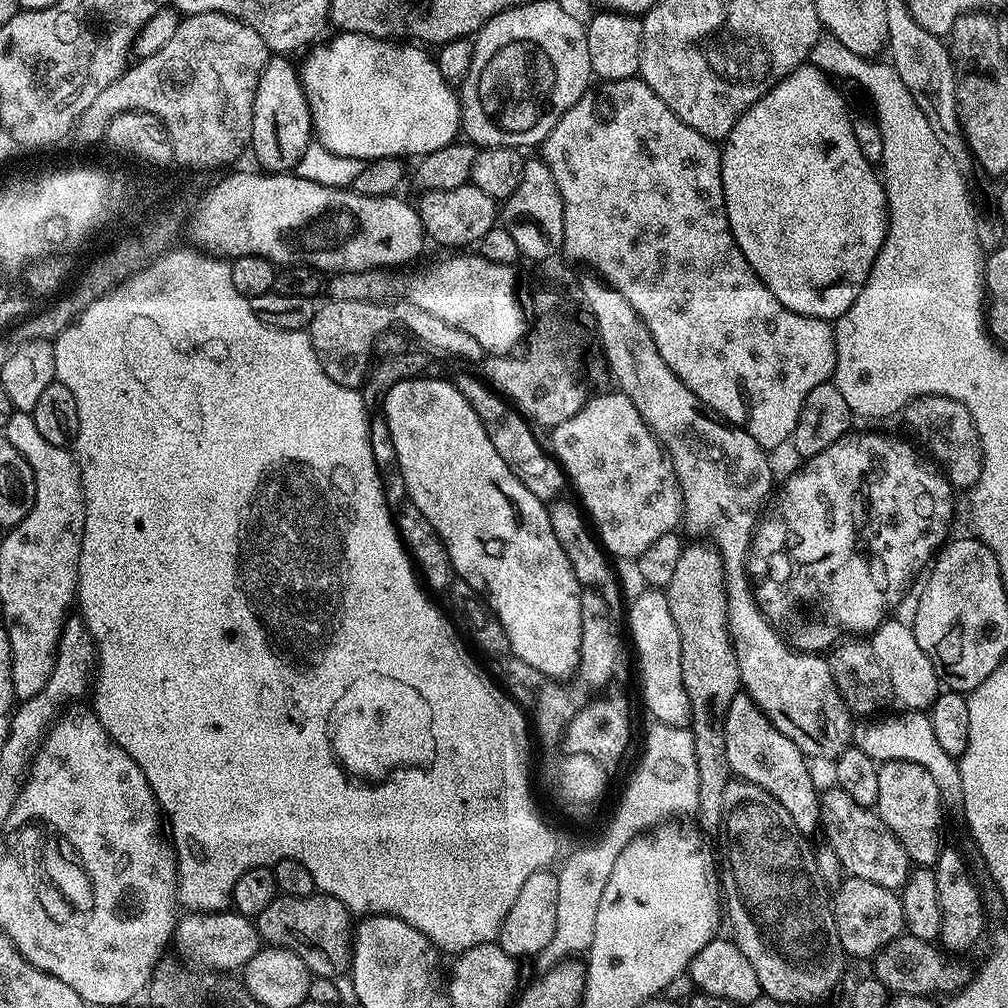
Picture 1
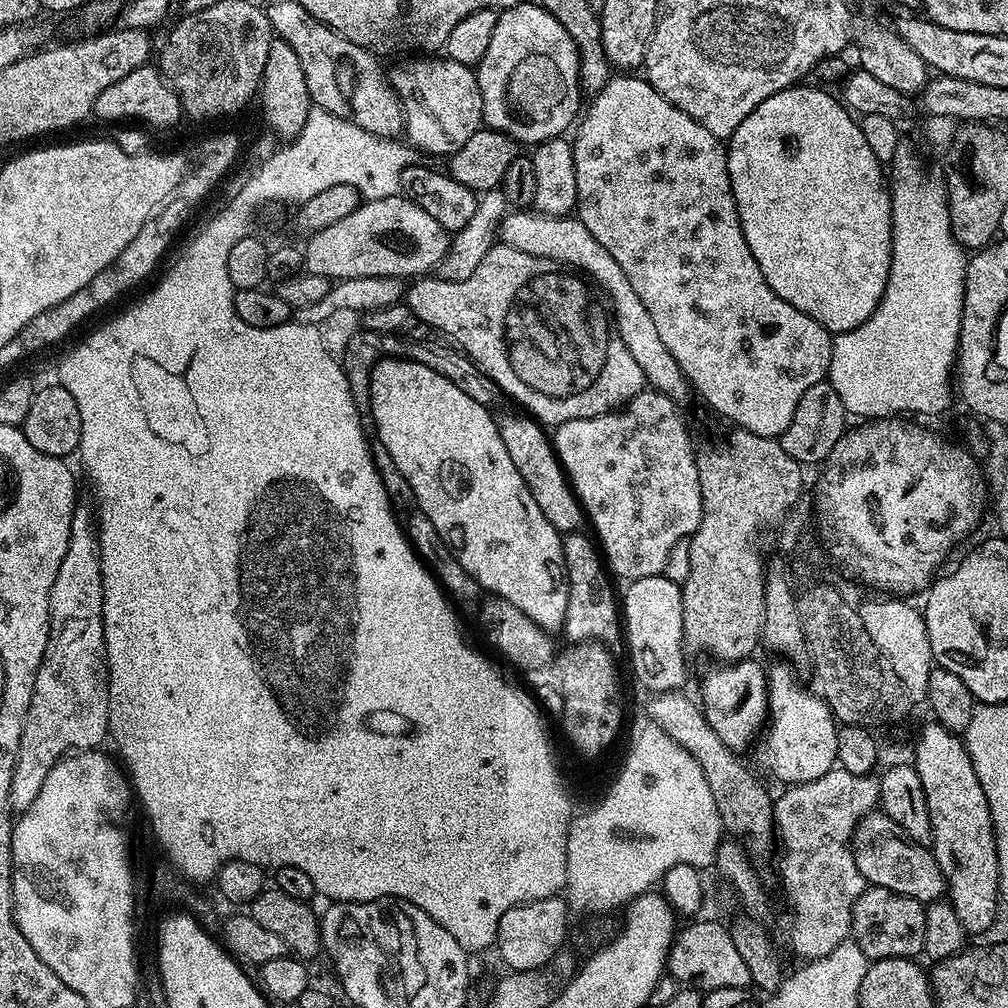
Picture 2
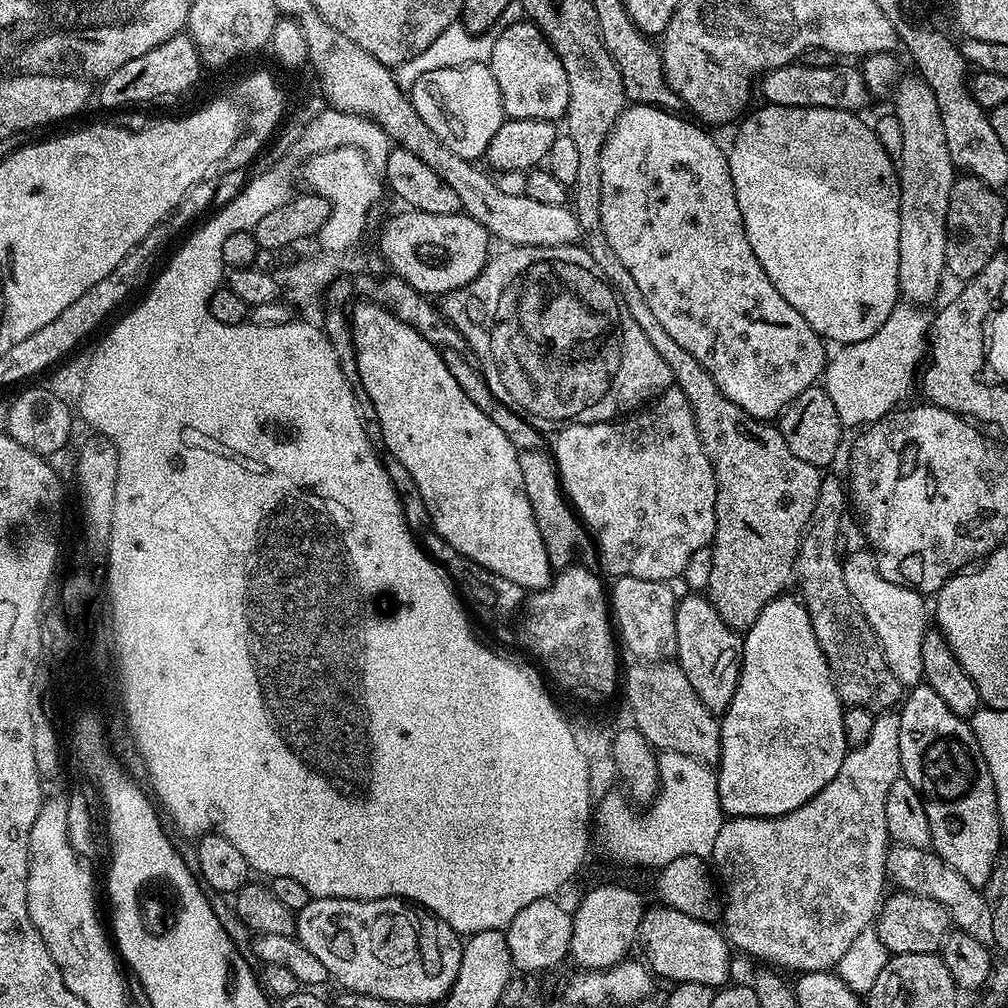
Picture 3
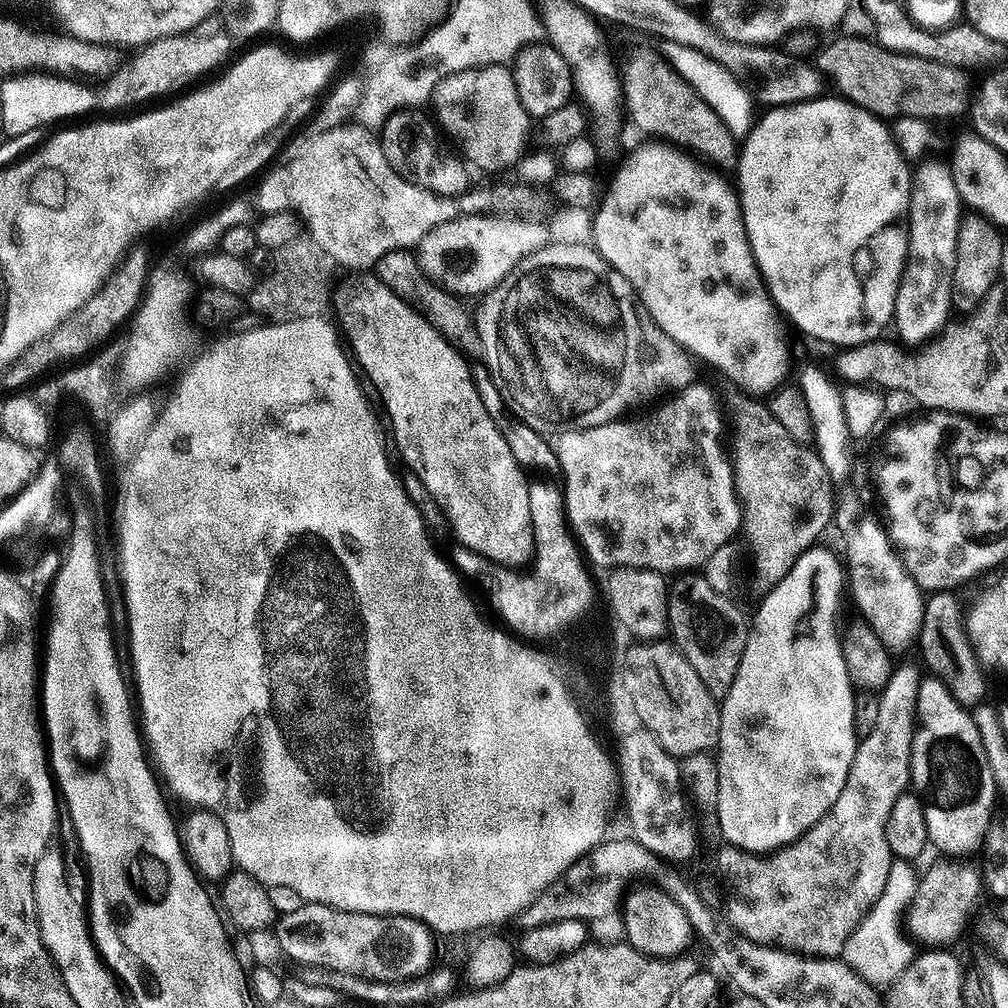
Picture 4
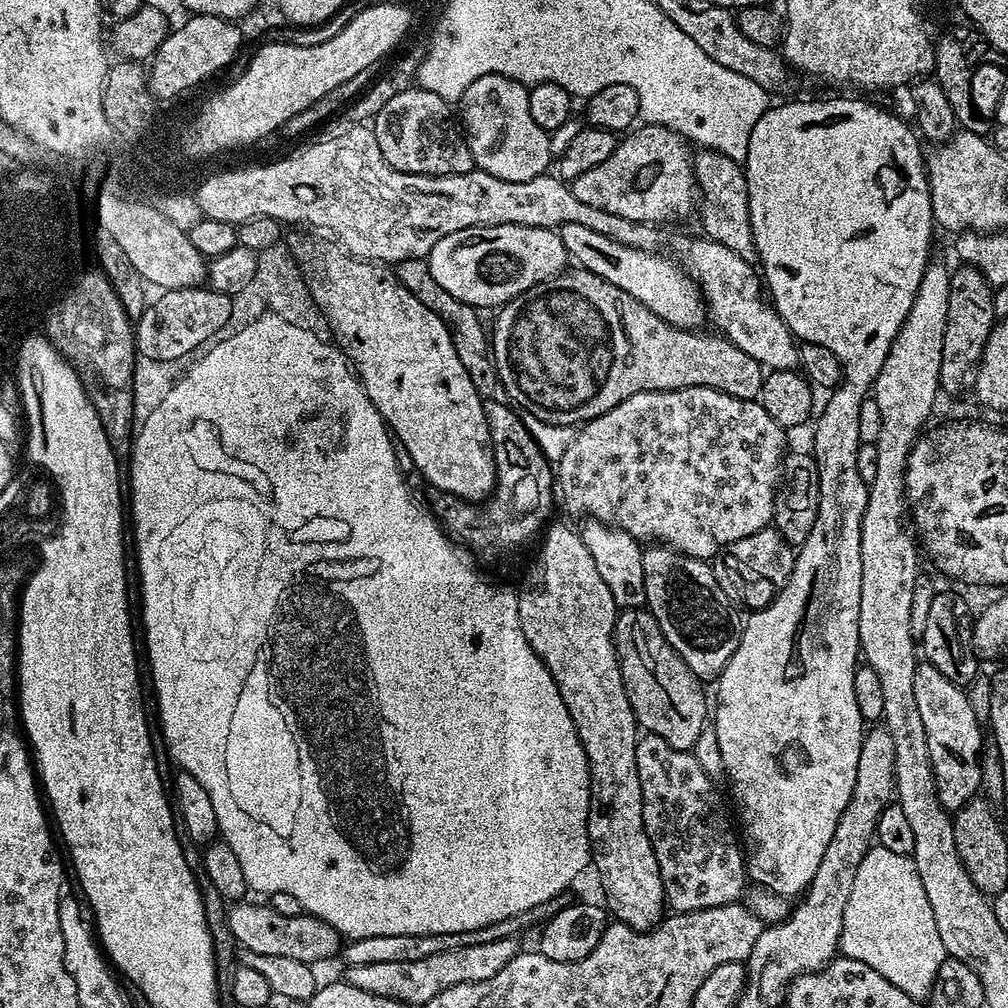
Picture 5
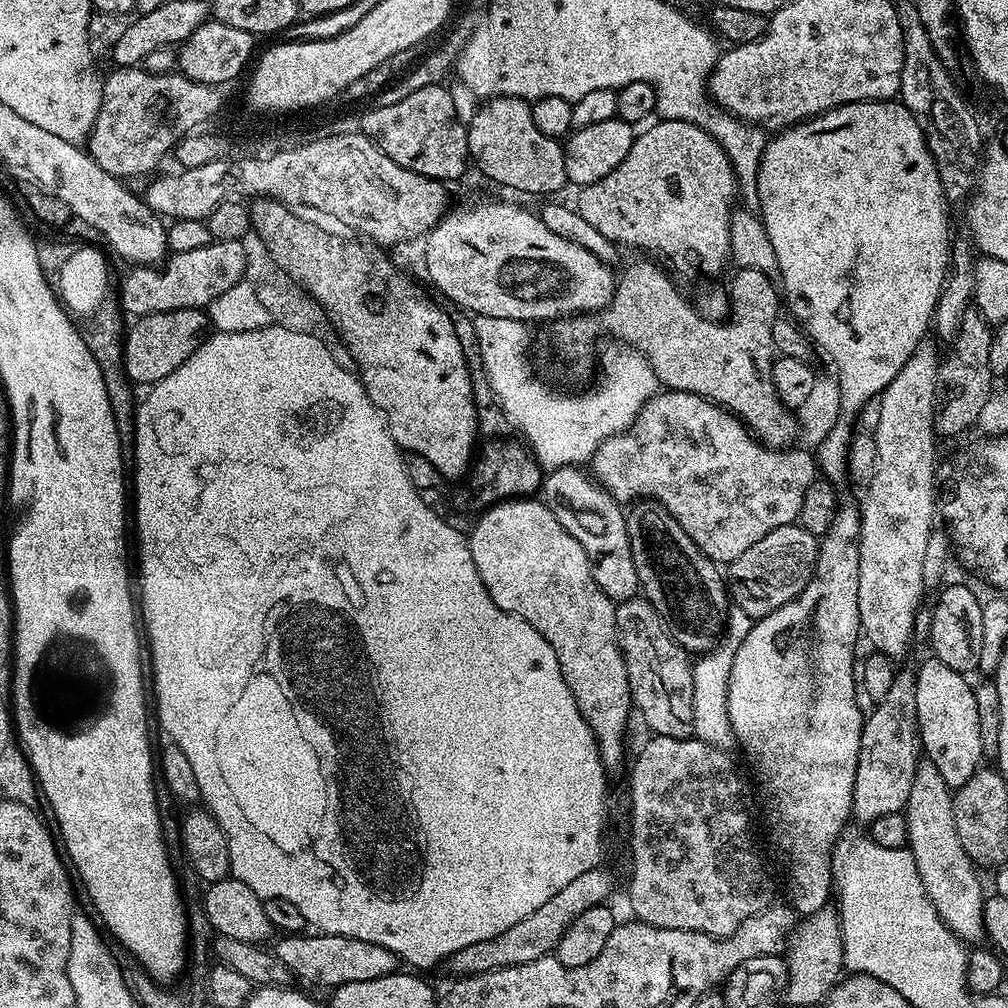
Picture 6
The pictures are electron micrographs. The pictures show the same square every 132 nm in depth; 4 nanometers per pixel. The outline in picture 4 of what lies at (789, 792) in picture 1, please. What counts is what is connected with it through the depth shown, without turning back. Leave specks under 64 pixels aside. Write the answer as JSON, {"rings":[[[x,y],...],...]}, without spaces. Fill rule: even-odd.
{"rings":[[[680,574],[666,588],[668,627],[671,643],[694,666],[694,674],[702,678],[706,690],[717,698],[728,692],[746,646],[749,621],[744,620],[735,599],[718,594],[703,574]],[[672,632],[672,636],[671,636]]]}

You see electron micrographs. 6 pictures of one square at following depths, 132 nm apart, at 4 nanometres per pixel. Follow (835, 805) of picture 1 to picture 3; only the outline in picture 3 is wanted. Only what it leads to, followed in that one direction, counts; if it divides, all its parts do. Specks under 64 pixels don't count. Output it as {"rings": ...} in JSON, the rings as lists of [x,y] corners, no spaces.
{"rings":[[[893,843],[886,854],[886,866],[884,867],[887,879],[896,883],[897,889],[913,892],[926,898],[934,898],[948,912],[949,921],[959,931],[965,932],[976,942],[985,946],[991,945],[992,927],[994,920],[991,918],[992,905],[985,893],[979,888],[970,886],[954,866],[950,866],[937,852],[928,848],[915,848],[905,844]]]}

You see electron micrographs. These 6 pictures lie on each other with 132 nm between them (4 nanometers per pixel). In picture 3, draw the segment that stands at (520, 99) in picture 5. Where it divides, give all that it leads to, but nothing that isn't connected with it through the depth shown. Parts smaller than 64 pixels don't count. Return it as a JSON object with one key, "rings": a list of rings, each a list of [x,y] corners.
{"rings":[[[487,63],[430,70],[430,74],[422,74],[422,78],[413,82],[410,99],[414,110],[418,110],[418,118],[438,134],[440,141],[450,146],[454,154],[462,154],[462,158],[473,162],[487,153],[490,138],[498,134],[498,128],[506,119],[498,82],[494,82],[494,74]]]}

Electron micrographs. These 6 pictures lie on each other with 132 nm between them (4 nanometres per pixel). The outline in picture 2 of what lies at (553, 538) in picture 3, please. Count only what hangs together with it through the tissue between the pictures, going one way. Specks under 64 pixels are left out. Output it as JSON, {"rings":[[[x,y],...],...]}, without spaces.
{"rings":[[[527,414],[519,415],[504,417],[501,415],[498,423],[502,442],[510,453],[518,474],[522,474],[522,482],[526,482],[534,502],[538,502],[538,510],[542,510],[546,522],[550,522],[550,526],[554,526],[557,532],[565,534],[581,531],[586,524],[586,513],[560,464],[560,459],[556,456],[549,433],[547,436],[544,433],[547,431],[533,417]]]}

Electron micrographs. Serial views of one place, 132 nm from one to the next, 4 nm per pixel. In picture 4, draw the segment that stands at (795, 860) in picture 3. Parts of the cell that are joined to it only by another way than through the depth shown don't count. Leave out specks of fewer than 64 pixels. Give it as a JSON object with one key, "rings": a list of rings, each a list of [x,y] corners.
{"rings":[[[897,663],[891,669],[889,680],[884,688],[879,689],[878,692],[880,701],[878,702],[878,719],[876,725],[874,725],[874,730],[870,730],[870,734],[859,737],[854,762],[850,766],[846,786],[842,786],[842,794],[838,794],[838,802],[834,802],[834,806],[830,806],[827,814],[813,828],[802,833],[794,844],[789,844],[787,848],[779,849],[770,855],[743,852],[741,848],[731,846],[724,846],[724,849],[717,854],[716,868],[720,871],[721,878],[724,879],[725,890],[728,891],[728,916],[726,916],[726,920],[740,935],[759,944],[769,944],[771,948],[784,948],[788,952],[799,952],[802,956],[836,958],[843,953],[846,942],[852,931],[860,924],[860,919],[872,908],[878,894],[882,894],[882,886],[886,884],[886,878],[890,874],[890,866],[894,859],[890,846],[886,842],[886,822],[894,802],[906,791],[912,778],[912,734],[916,731],[916,699],[918,698],[918,686],[922,679],[921,665],[916,664],[898,665]]]}

